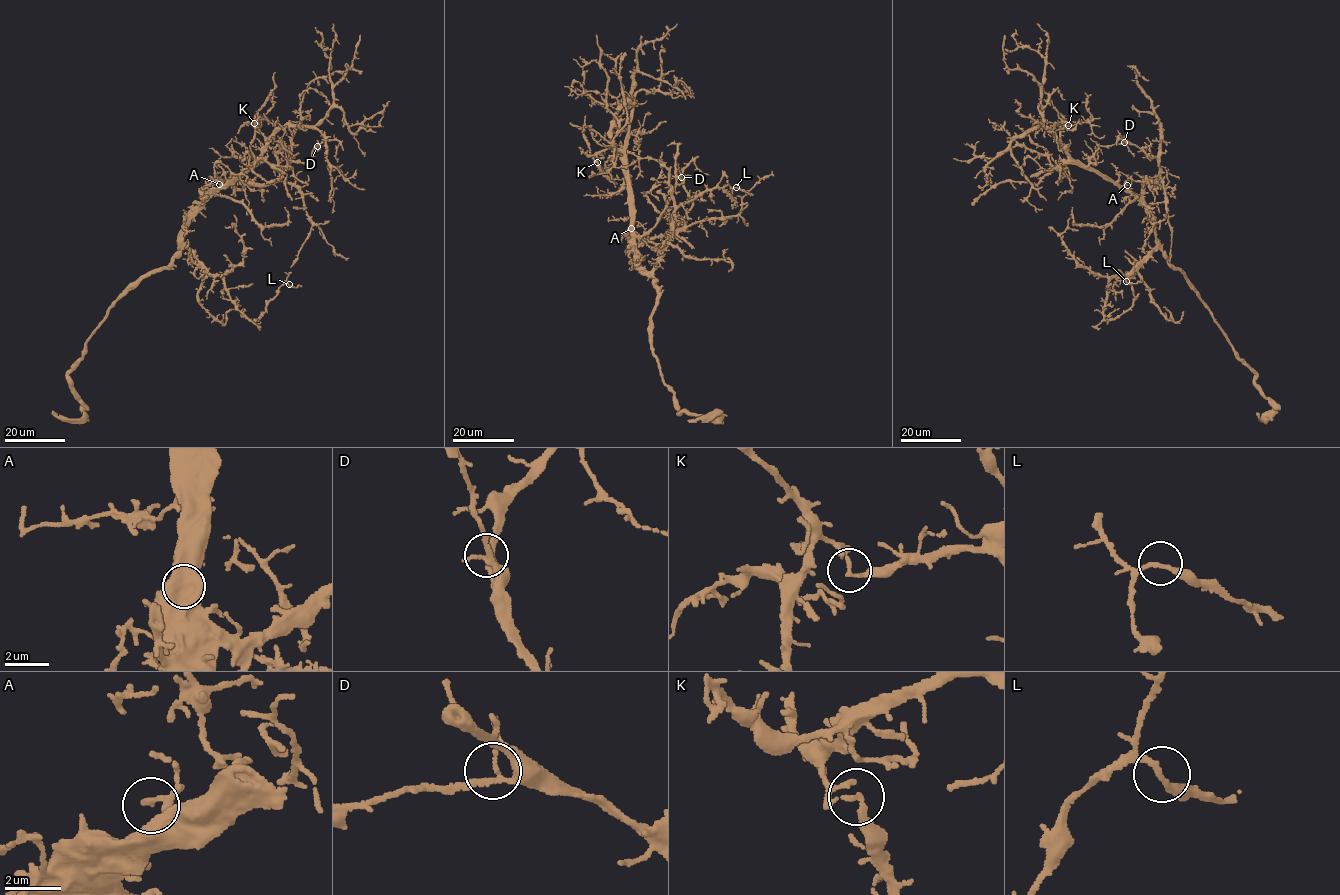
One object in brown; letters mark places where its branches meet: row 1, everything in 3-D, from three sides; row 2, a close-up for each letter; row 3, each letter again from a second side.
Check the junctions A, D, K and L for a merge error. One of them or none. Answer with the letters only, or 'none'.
K

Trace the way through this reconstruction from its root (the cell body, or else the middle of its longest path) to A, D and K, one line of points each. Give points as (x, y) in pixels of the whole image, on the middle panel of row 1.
A: (637, 261), (631, 228)
D: (637, 261), (633, 252), (629, 251), (635, 244), (666, 237), (684, 228), (684, 216), (692, 199), (681, 177)
K: (637, 261), (626, 169), (615, 149), (598, 153), (593, 158), (597, 161)

